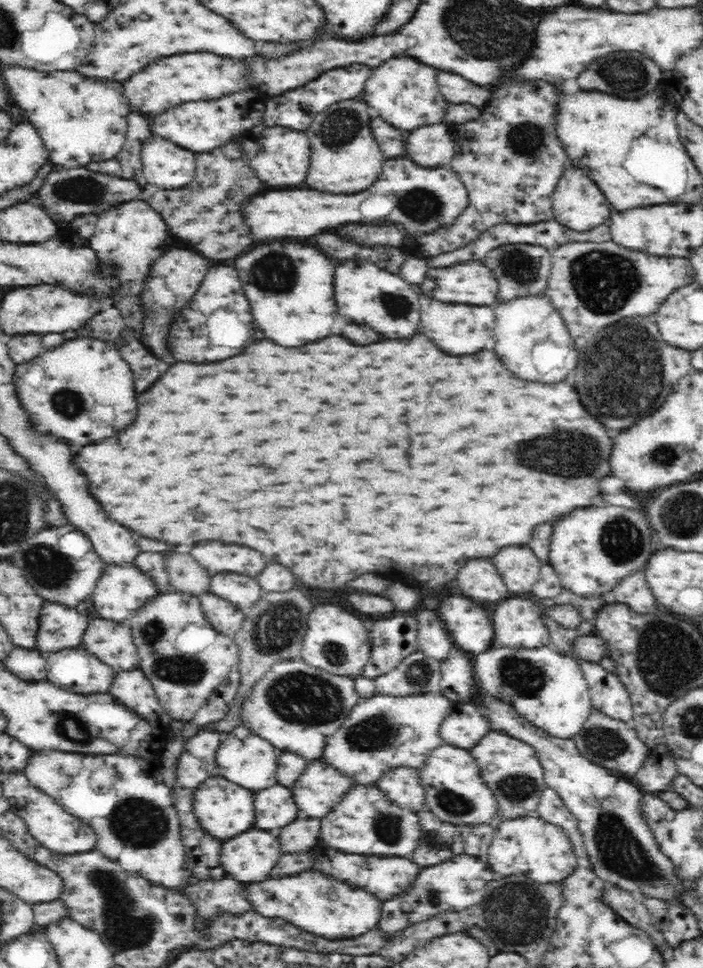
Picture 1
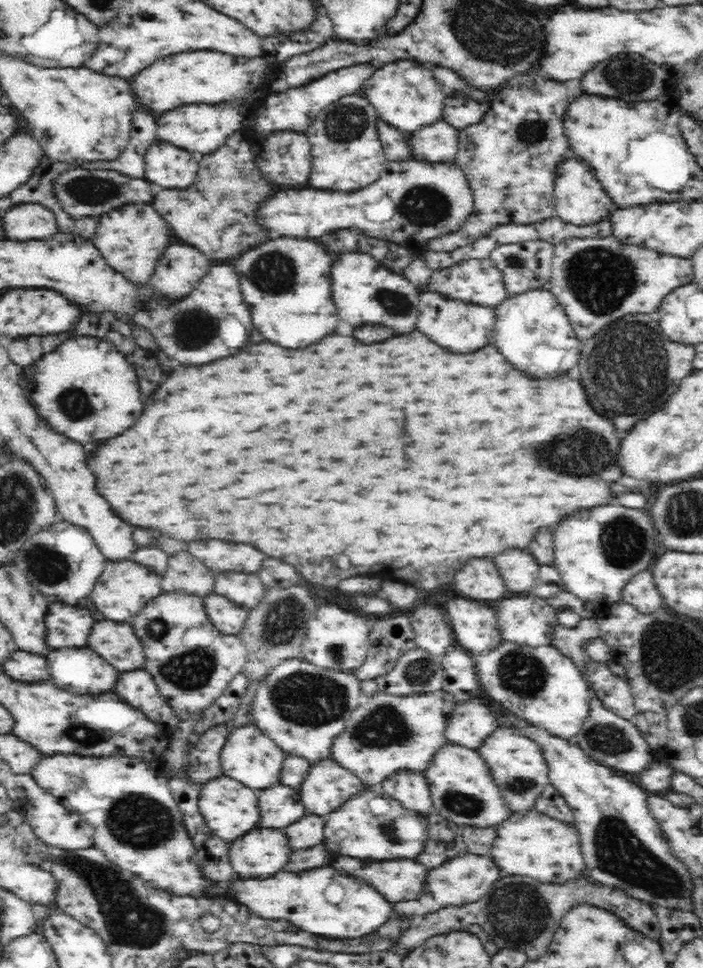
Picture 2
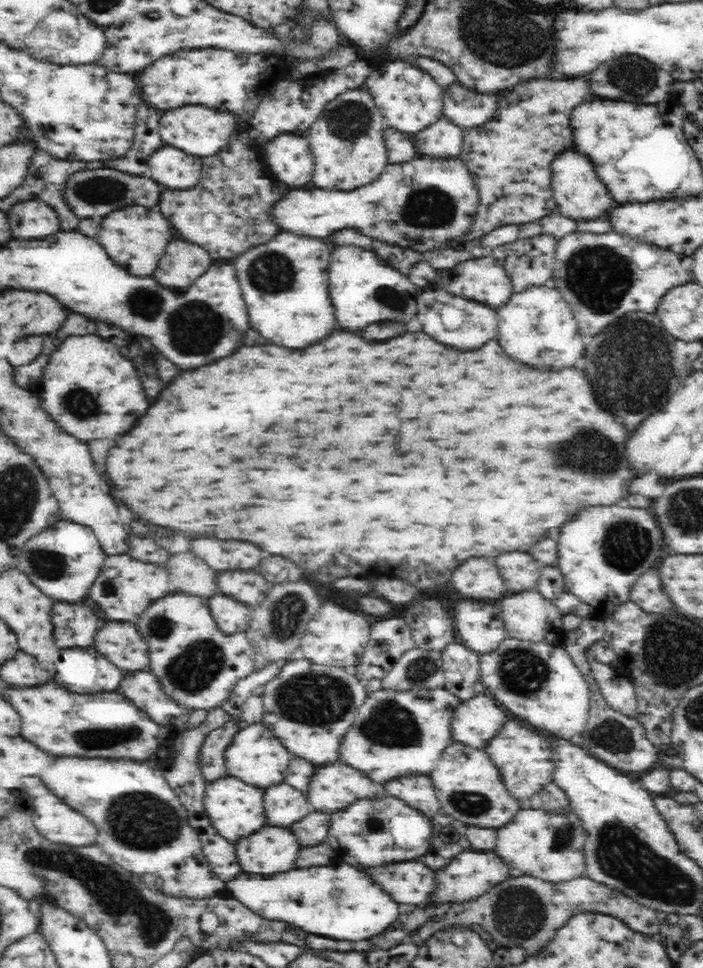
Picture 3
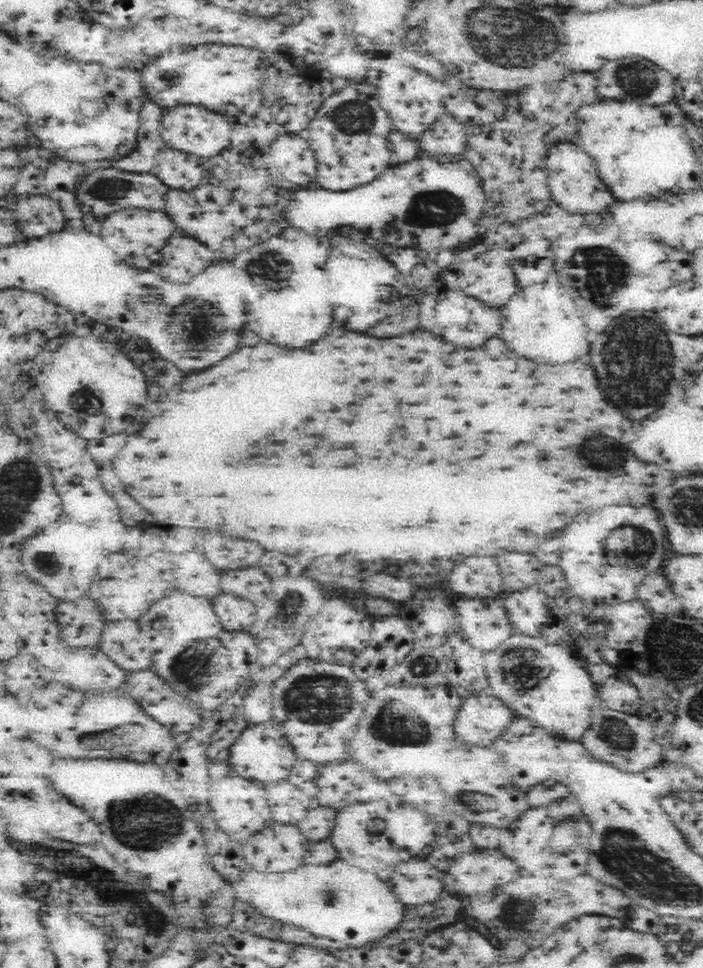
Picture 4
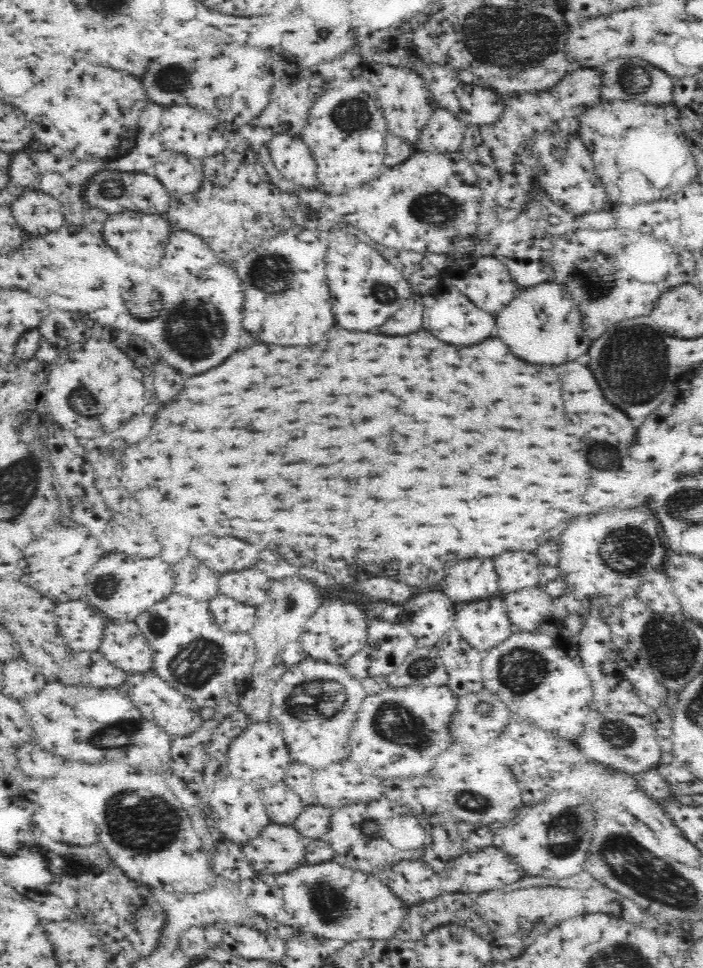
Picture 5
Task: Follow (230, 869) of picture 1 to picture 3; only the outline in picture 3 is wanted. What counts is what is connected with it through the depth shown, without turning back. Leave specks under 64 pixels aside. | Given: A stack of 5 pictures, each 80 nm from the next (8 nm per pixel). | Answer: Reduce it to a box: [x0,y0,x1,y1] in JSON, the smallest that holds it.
[236,826,305,875]

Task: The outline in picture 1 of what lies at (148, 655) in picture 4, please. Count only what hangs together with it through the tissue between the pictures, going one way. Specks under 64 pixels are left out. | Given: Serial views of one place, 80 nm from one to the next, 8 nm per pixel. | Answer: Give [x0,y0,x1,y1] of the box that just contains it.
[81,616,140,670]

